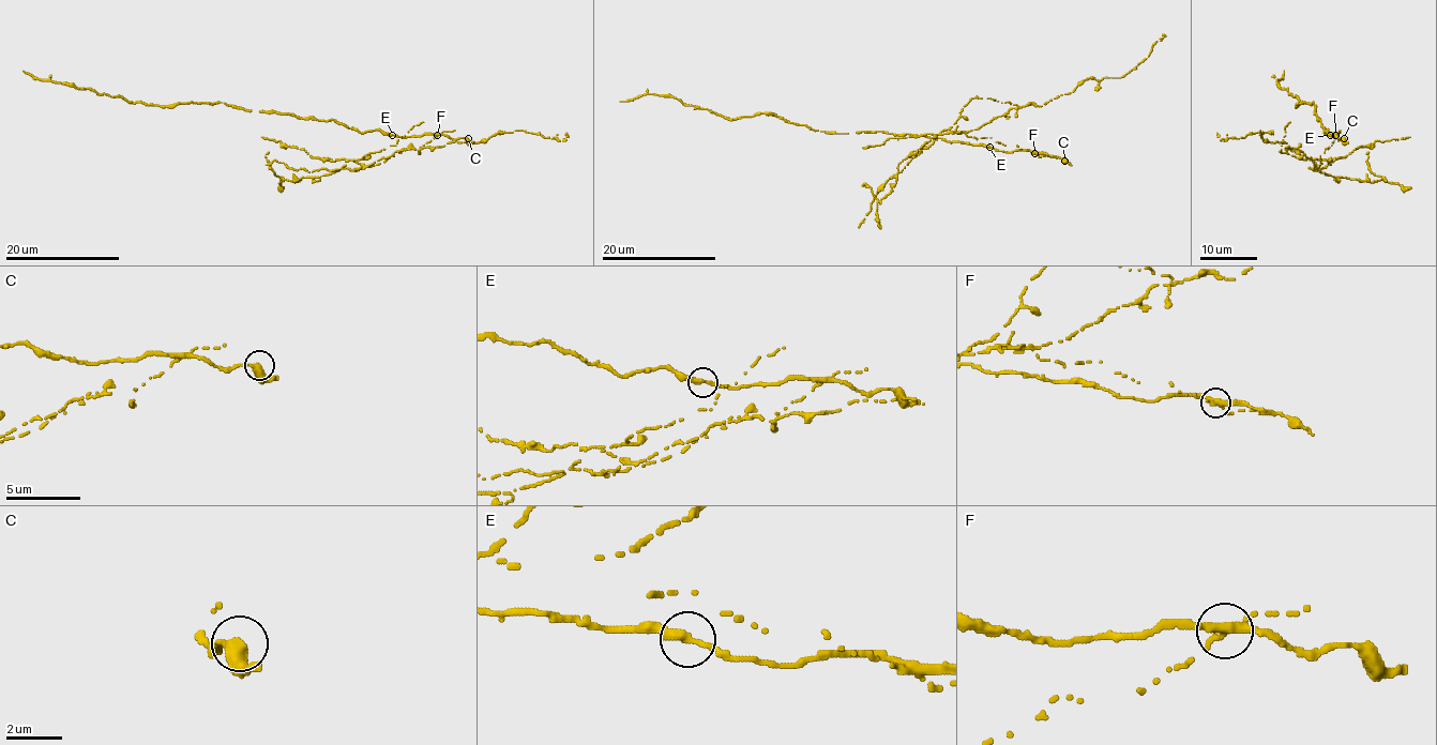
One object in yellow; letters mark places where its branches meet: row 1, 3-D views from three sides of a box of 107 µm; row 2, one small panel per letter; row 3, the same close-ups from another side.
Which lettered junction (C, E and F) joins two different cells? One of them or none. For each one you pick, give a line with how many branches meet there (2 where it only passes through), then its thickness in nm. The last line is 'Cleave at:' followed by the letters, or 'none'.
F: 3 | 320 nm
Cleave at: F

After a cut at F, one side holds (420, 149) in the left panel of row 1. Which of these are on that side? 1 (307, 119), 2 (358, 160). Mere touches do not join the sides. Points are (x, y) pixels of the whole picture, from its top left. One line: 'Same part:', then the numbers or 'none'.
Same part: 2

